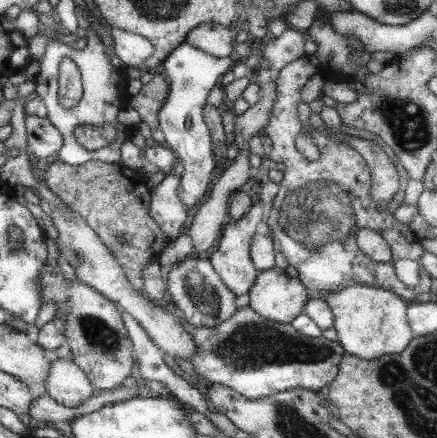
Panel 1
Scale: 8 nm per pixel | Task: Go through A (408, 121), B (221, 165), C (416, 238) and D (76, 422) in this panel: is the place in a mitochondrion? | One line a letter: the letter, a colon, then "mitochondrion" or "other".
A: mitochondrion
B: other
C: other
D: other

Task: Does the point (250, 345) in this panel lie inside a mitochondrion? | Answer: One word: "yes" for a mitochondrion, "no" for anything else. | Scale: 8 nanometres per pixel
yes

